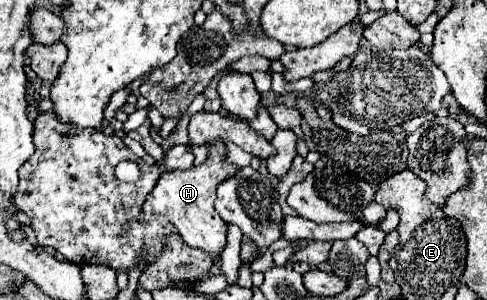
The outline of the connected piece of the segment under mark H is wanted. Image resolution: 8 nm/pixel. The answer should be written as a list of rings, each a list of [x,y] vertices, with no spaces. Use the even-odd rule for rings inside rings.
[[[213,141],[207,147],[209,147],[209,155],[207,155],[205,163],[195,165],[187,171],[173,169],[173,171],[163,173],[159,177],[157,185],[147,195],[147,199],[143,203],[143,211],[145,213],[163,213],[177,227],[181,239],[187,245],[199,247],[211,255],[219,255],[227,241],[225,239],[227,225],[215,211],[215,189],[217,189],[217,183],[235,175],[237,169],[233,165],[223,163],[223,153],[225,153],[223,141]]]

